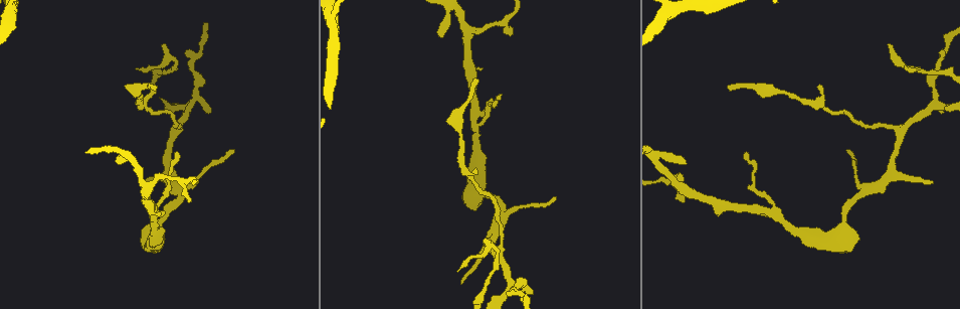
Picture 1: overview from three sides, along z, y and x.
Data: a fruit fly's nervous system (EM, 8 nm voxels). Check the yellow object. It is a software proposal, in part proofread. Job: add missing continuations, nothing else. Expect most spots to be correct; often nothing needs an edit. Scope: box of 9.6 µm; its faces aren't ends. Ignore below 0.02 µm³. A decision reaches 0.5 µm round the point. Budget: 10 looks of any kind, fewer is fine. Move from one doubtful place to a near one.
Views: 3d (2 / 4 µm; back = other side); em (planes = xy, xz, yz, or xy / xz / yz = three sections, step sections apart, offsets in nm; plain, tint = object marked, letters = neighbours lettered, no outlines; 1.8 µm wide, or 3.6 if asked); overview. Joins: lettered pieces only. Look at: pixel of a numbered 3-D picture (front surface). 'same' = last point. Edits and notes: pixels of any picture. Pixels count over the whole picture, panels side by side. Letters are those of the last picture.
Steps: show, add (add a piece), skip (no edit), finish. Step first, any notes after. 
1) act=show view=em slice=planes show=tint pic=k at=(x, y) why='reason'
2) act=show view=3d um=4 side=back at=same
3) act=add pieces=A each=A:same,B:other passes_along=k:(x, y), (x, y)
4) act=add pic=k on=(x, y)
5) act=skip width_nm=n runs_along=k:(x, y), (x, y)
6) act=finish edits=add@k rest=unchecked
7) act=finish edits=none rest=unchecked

act=show view=em slice=planes show=letters pic=1 at=(935, 104) why='sharp bend'

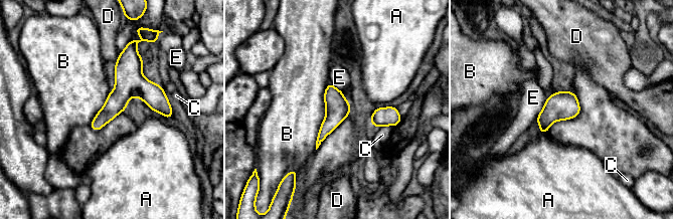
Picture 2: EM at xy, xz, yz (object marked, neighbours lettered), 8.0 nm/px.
act=skip longest_contact=B:550nm each=A:other,B:other,C:other,D:other,E:other runs_along=2:(127, 50), (127, 85), (95, 128) found='no lettered piece goes on from it'

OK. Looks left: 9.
act=show view=em slice=yz step=4 show=letters pic=1 at=(136, 67) why='thin end'

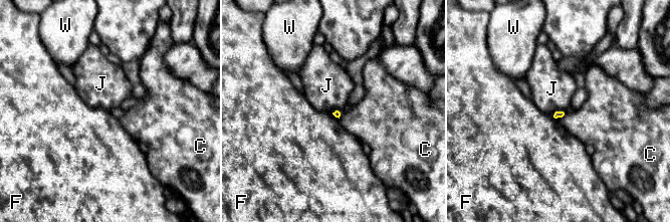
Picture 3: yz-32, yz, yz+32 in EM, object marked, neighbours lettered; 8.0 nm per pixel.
act=show view=em slice=planes show=letters at=same

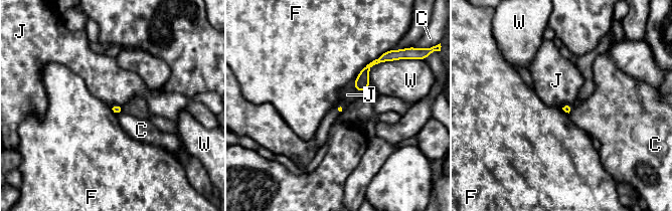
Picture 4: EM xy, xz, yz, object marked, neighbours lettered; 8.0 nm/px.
act=skip each=C:other,F:other,J:other,W:other border=4:(365, 89), (357, 91) found='no lettered piece goes on from it'

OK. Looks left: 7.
act=show view=3d um=4 pic=1 at=(152, 84) why='branch stops here'

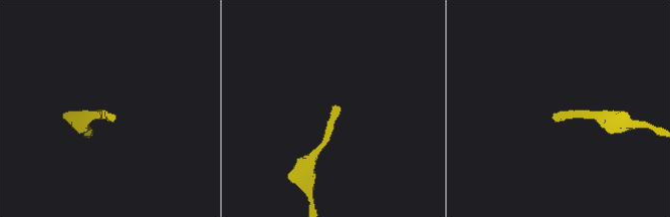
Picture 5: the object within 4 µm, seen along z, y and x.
act=show view=em slice=planes show=plain pic=5 at=(553, 114) why='need the tissue'

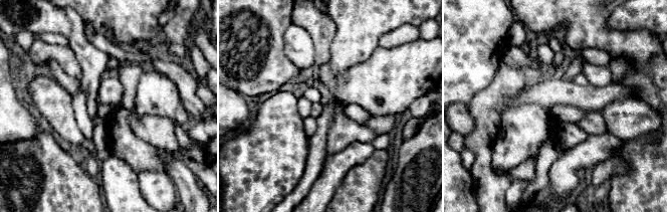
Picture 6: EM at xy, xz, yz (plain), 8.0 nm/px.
act=show view=em slice=planes show=letters at=same why='see the neighbours'

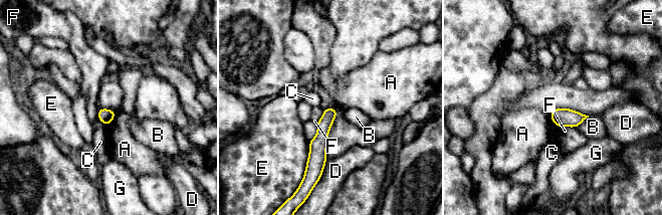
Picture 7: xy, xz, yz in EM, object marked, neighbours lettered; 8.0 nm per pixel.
act=skip each=A:other,B:other,C:other,D:other,E:other,F:other,G:other found='none of them fits'

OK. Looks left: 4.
act=show view=3d um=4 pic=1 at=(684, 164) why='free end'

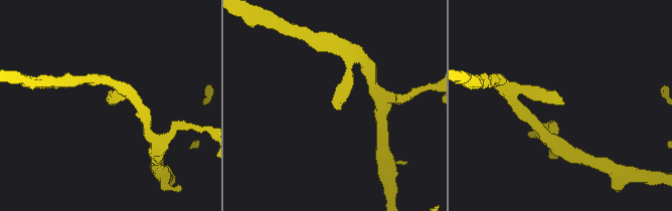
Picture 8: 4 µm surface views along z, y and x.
act=show view=em slice=planes show=letters pic=8 at=(338, 107)

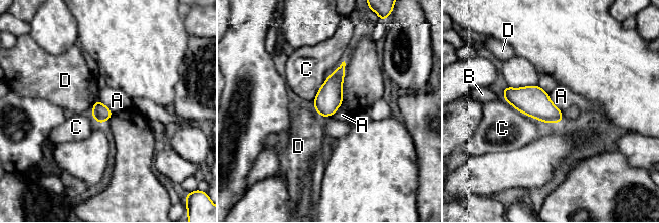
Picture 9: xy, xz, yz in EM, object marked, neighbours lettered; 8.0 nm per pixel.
act=skip each=A:other,B:other,C:other,D:other border=9:(341, 104), (332, 115), (320, 117) found='no lettered piece goes on from it'

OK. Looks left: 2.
act=finish edits=none rest=unchecked

